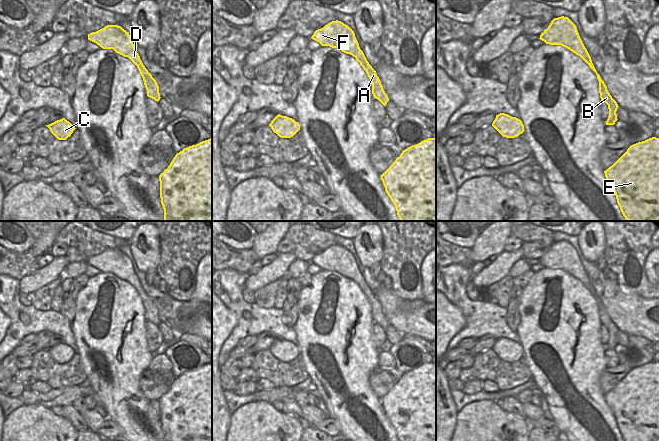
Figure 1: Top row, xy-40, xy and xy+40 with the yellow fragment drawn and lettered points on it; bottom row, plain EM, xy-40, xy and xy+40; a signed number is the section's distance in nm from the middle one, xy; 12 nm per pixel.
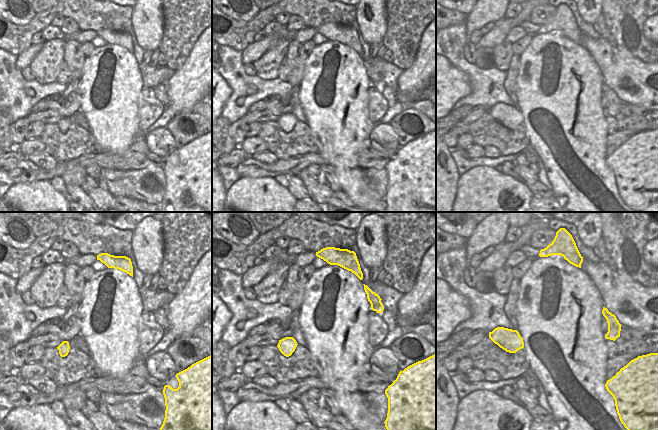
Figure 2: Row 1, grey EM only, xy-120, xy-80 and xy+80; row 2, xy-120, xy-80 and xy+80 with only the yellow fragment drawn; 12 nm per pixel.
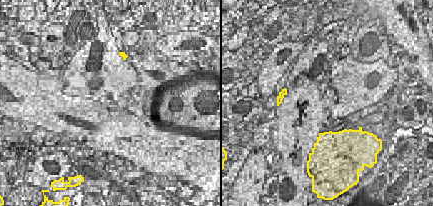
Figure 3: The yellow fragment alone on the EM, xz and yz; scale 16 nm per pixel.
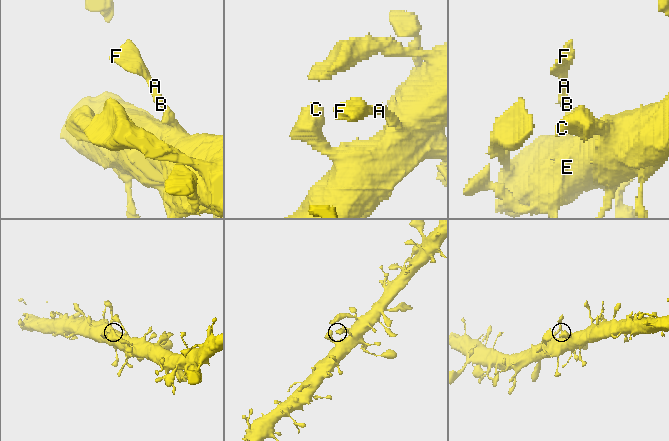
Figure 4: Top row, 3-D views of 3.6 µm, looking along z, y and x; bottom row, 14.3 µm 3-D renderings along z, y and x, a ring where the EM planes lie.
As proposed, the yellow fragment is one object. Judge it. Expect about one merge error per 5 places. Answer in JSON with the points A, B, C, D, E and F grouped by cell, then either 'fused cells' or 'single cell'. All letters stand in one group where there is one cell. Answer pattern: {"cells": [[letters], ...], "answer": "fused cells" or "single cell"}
{"cells": [["A", "B", "C", "D", "E", "F"]], "answer": "single cell"}

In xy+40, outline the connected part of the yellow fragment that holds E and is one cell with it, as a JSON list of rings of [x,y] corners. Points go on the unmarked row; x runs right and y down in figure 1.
[[[659,362],[631,369],[604,397],[624,441],[659,441]]]

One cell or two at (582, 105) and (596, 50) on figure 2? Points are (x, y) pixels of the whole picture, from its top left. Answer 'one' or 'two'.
two

